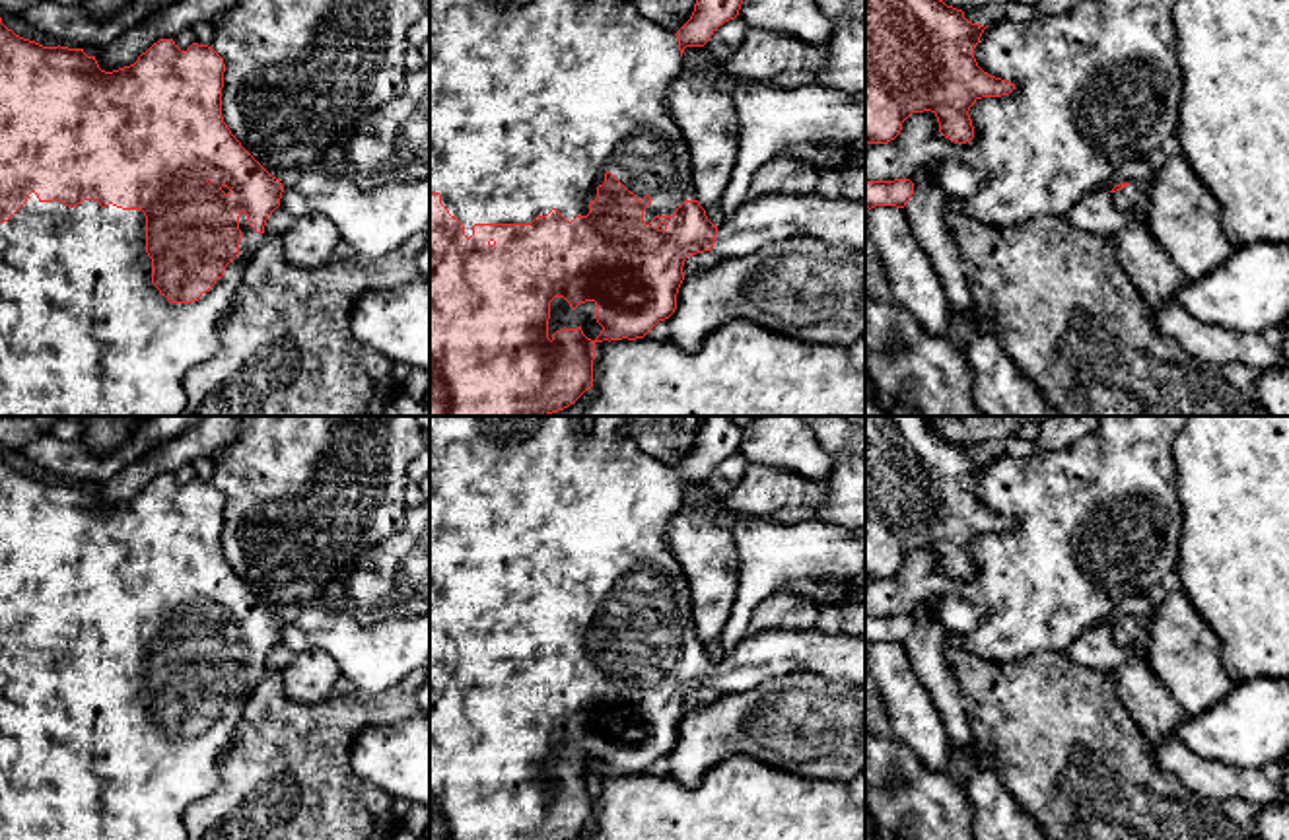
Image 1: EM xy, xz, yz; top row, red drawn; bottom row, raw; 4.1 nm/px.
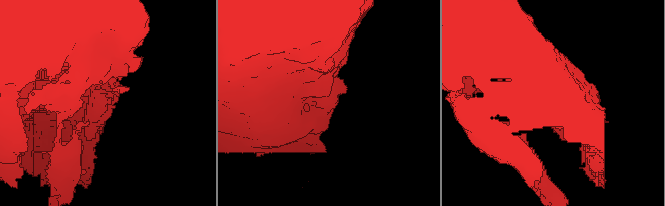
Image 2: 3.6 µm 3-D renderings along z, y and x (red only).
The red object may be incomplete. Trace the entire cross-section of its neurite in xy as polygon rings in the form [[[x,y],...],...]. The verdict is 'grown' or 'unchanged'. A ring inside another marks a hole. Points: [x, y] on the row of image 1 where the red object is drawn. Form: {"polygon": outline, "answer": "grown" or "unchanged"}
{"polygon": [[[0,18],[0,416],[181,416],[187,404],[185,375],[218,352],[218,321],[231,305],[245,266],[266,235],[266,220],[278,206],[294,218],[329,218],[360,262],[430,233],[430,179],[393,181],[362,191],[350,179],[311,167],[294,187],[284,189],[224,122],[224,72],[224,58],[212,47],[192,43],[181,51],[173,39],[159,39],[134,64],[105,72],[84,49],[43,47],[16,35]]], "answer": "grown"}

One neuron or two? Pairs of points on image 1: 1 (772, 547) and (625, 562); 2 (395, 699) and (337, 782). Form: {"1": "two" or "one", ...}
{"1": "two", "2": "one"}

